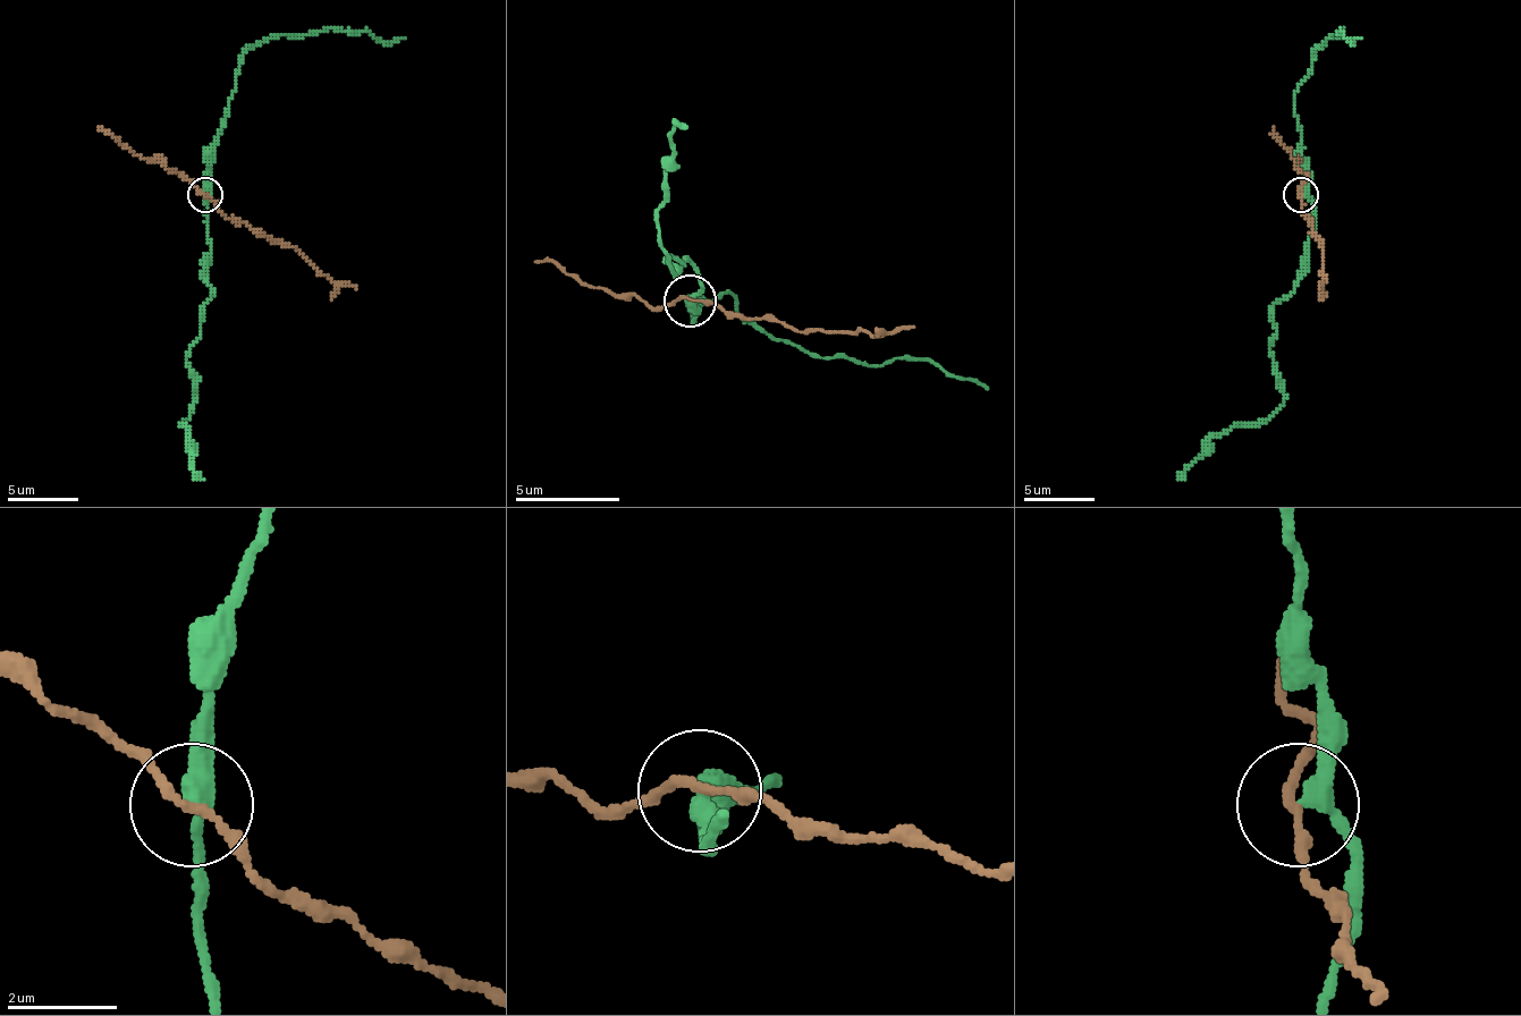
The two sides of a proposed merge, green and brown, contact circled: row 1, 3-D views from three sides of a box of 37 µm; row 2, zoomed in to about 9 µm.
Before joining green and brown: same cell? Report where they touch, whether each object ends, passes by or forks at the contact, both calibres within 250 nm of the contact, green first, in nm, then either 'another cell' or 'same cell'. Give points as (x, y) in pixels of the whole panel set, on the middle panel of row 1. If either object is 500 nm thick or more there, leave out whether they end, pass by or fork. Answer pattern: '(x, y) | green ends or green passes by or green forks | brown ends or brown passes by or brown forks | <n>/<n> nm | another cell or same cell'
(690, 301) | green passes by | brown passes by | 320/150 nm | another cell

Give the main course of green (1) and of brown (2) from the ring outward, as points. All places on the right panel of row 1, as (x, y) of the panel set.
1: (1301, 194), (1316, 208), (1309, 264), (1273, 306), (1269, 349), (1284, 401), (1259, 423), (1217, 433), (1181, 480)
2: (1301, 194), (1323, 250), (1323, 281), (1319, 289)

